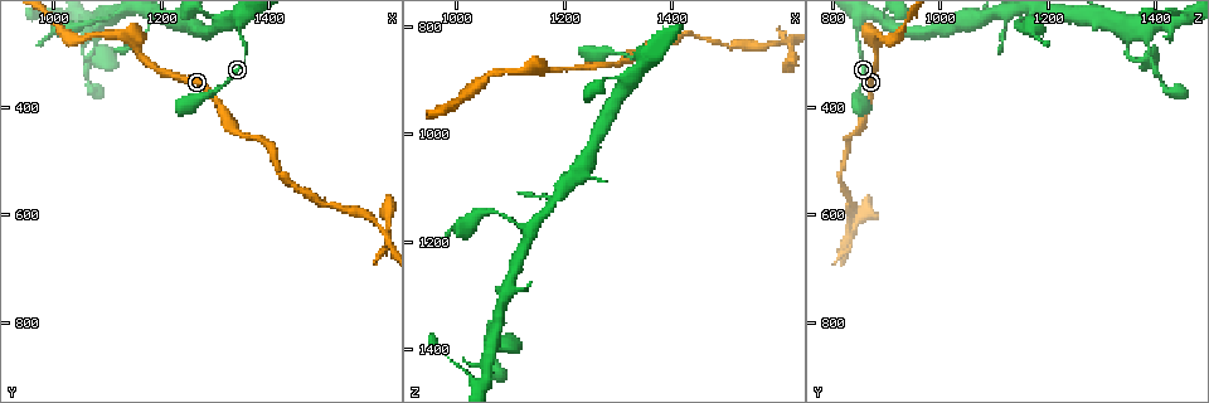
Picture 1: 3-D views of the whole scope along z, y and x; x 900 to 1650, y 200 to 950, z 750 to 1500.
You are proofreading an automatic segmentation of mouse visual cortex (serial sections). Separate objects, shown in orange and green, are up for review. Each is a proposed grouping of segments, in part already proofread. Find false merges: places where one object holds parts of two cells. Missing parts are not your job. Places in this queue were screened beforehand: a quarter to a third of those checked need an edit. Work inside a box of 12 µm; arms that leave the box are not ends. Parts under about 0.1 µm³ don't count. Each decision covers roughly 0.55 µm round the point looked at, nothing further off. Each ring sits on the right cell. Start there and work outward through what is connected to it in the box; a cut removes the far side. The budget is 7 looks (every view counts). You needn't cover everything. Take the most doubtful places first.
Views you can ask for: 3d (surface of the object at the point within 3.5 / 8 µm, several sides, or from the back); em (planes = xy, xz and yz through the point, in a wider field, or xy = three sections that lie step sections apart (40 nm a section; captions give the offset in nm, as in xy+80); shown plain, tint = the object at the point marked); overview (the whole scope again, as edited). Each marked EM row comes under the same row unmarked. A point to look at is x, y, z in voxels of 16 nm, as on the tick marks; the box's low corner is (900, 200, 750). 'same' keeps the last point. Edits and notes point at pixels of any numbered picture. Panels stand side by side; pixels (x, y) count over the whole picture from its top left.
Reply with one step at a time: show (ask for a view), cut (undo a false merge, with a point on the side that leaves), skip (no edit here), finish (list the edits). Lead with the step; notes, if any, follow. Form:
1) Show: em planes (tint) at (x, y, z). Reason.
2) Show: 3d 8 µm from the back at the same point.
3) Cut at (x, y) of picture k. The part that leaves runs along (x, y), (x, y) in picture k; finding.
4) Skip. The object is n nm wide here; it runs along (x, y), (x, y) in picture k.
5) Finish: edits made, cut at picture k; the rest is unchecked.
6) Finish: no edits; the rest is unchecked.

Show: 3d 3.5 µm at (1615, 625, 830). Abrupt turn.

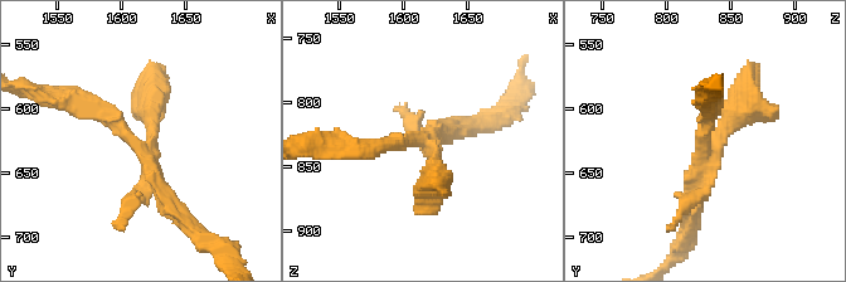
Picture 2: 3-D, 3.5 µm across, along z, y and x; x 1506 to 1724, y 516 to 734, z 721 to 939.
Show: em xy step 3 (tint) at (1612, 628, 830).

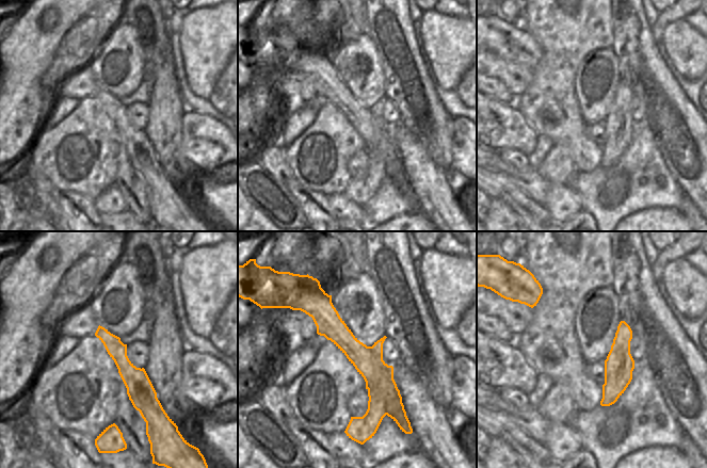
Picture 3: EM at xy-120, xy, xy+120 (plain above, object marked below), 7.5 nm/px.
Cut at (152, 101) of picture 2. The part that leaves runs along (149, 147), (156, 82), (149, 63) in picture 2; two cells meet here.

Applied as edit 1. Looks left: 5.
Show: 3d 8 µm at (1055, 295, 1390). Narrows sharply.

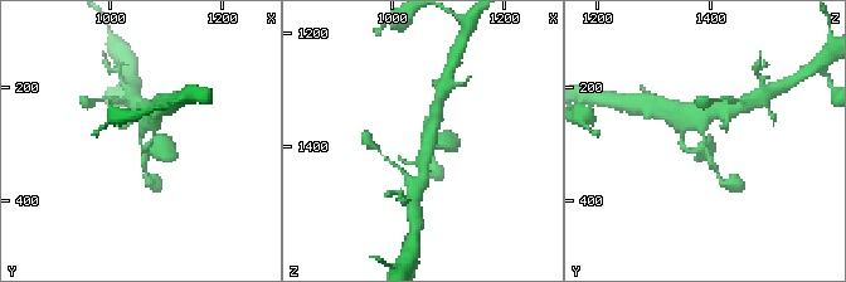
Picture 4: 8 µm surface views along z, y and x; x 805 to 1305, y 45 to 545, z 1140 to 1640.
Show: em xy step 2 (tint) at (1060, 300, 1395). Now the EM.

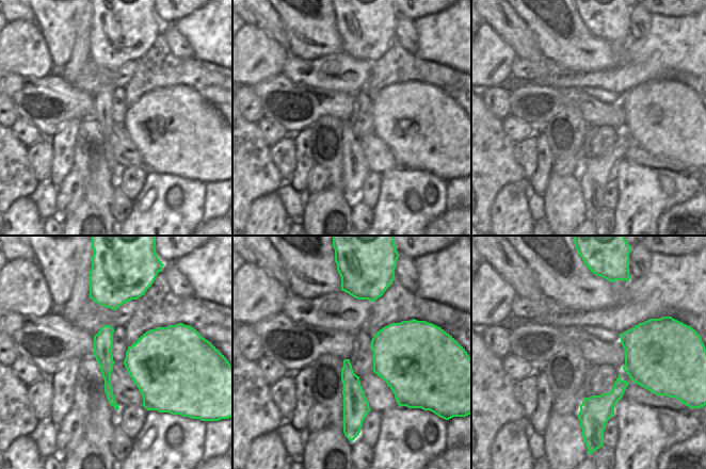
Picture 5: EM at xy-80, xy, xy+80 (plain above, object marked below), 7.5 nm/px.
Skip. It runs along (106, 327), (107, 385), (113, 403) in picture 5; all the same cell.

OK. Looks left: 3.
Show: 3d 3.5 µm from the back at (1070, 270, 890). Thin neck.

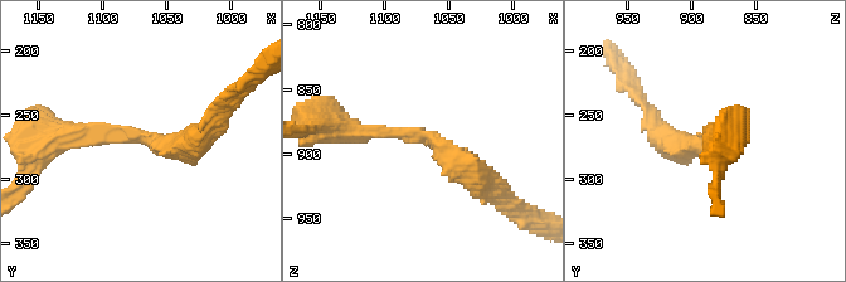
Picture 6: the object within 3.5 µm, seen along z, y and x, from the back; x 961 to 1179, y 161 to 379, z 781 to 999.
Show: em xy step 3 (tint) at (1068, 268, 888). The arms are 200, 300 nm wide; shape alone is not enough.

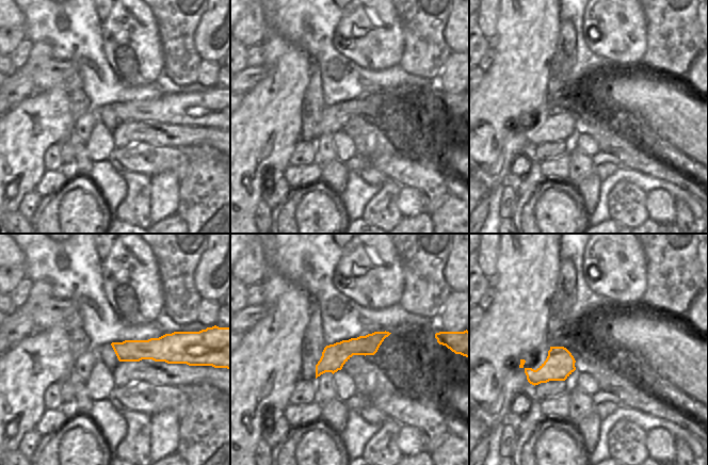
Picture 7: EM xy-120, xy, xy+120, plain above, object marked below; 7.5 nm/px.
Skip. The object is 190 nm wide here; it runs along (343, 130), (434, 139), (485, 188) in picture 6; one cell here.

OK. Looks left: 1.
Finish: edits made, cut at picture 2; the rest is unchecked.

